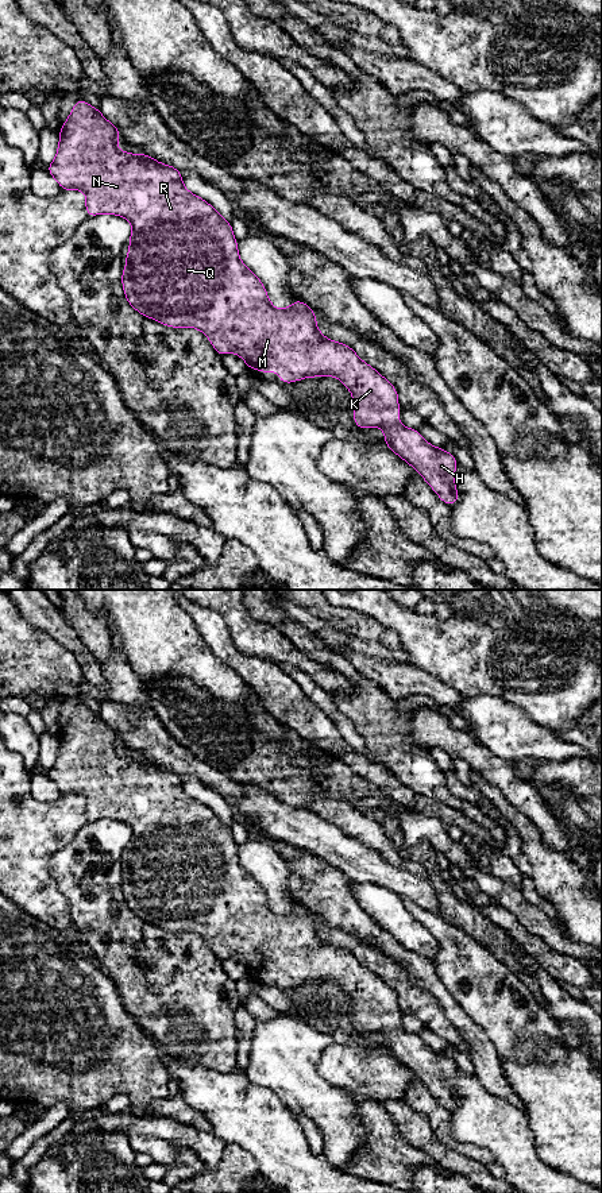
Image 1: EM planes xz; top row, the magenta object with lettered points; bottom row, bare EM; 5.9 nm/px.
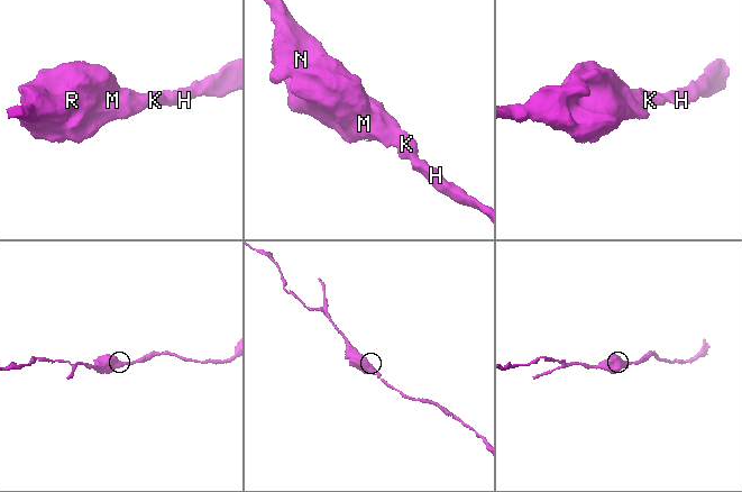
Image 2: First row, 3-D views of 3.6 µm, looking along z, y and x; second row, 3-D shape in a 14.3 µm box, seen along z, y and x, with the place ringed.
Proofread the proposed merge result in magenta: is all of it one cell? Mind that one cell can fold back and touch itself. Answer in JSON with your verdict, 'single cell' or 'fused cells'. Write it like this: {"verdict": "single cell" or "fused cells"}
{"verdict": "single cell"}

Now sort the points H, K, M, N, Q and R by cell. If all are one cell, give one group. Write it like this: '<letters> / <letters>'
H K M N Q R

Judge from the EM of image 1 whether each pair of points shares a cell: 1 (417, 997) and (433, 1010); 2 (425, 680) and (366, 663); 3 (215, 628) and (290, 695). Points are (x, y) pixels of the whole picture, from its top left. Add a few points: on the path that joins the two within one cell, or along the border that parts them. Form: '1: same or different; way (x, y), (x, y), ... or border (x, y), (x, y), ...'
1: same; way (421, 1002), (429, 1010)
2: same; way (411, 680), (398, 680), (381, 672)
3: same; way (227, 649), (243, 666), (269, 682)

